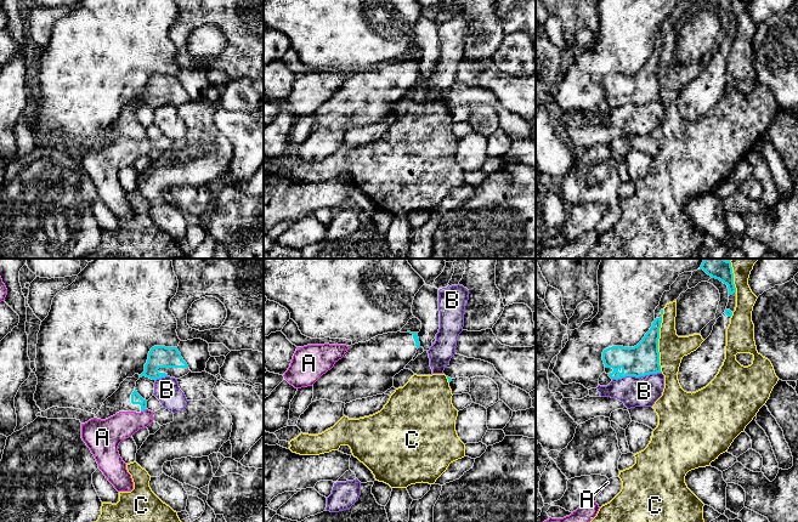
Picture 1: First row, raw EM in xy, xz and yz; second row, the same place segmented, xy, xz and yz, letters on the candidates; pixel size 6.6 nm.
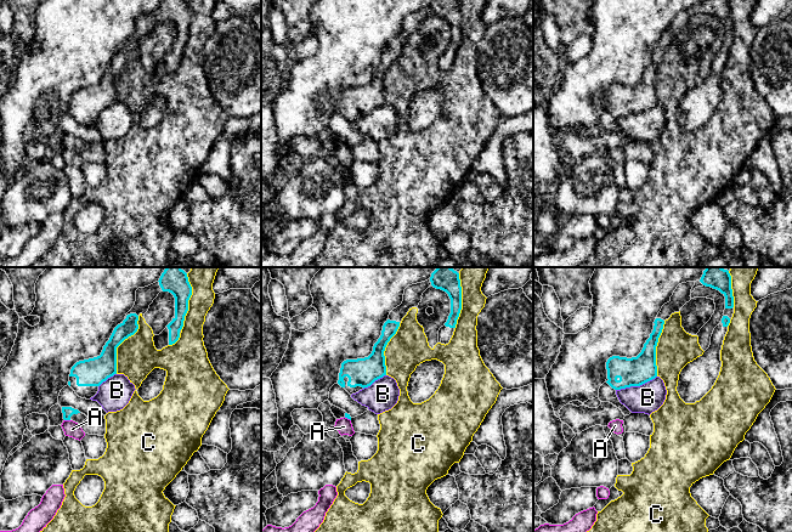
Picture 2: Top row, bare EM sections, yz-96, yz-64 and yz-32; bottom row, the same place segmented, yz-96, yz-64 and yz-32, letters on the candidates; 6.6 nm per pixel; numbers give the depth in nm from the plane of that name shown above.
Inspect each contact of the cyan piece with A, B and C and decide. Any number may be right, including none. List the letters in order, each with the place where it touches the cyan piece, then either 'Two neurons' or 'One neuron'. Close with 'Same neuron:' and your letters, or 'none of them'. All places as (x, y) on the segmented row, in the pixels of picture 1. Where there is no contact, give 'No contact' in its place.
A: Touches cyan at xy (143, 409). Two neurons
B: Touches cyan at yz (637, 376). Two neurons
C: Touches cyan at yz (657, 345). Two neurons
Same neuron: none of them

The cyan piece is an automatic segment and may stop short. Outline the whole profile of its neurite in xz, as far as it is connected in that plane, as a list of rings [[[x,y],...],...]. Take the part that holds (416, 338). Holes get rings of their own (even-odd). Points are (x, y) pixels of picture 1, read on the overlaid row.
[[[387,333],[369,341],[349,346],[334,367],[313,384],[312,402],[328,399],[350,403],[356,399],[383,395],[394,386],[394,376],[413,359],[420,347],[418,333]]]

